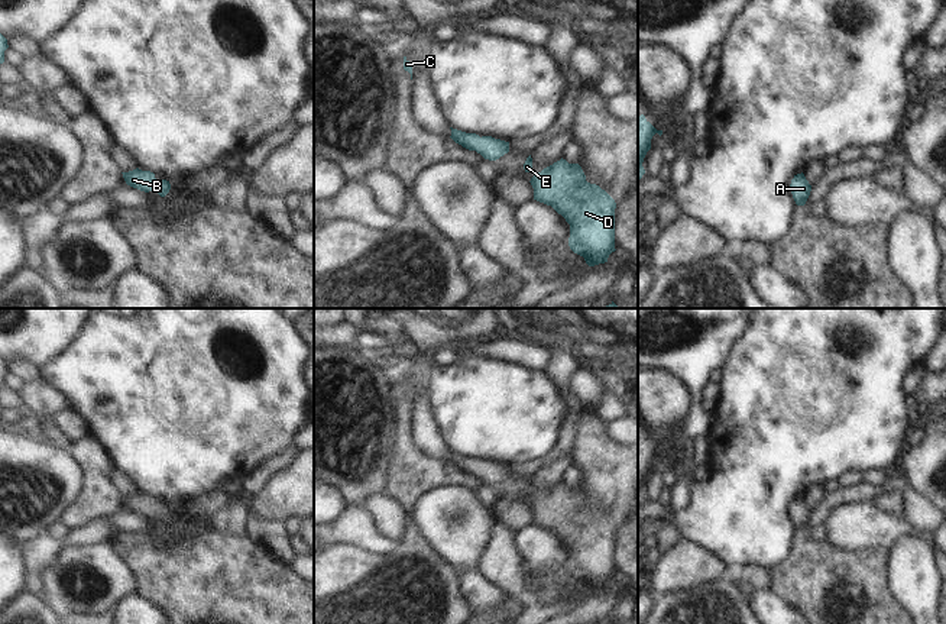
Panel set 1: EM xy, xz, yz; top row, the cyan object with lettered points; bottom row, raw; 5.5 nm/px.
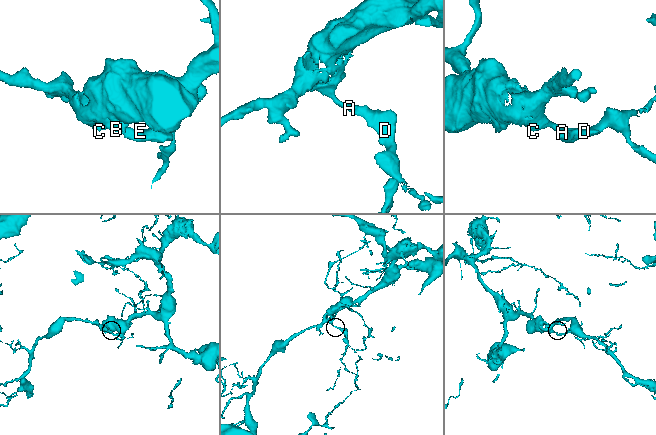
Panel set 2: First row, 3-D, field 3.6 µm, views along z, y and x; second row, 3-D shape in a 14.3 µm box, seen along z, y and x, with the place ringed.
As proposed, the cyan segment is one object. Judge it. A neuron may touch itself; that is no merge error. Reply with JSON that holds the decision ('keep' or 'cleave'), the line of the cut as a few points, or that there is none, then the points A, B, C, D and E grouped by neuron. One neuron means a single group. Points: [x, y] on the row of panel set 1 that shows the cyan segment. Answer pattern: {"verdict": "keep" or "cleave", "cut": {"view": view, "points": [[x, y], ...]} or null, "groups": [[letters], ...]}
{"verdict": "keep", "cut": null, "groups": [["A", "B", "C", "D", "E"]]}

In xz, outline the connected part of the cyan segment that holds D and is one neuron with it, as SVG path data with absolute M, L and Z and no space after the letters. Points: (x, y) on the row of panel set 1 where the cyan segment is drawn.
M560 159L531 178L534 200L551 206L570 224L570 249L589 266L615 252L615 200L586 181L579 164Z

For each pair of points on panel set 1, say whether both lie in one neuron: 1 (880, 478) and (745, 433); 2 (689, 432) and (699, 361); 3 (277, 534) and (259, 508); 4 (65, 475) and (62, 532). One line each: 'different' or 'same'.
1: different
2: same
3: different
4: different

